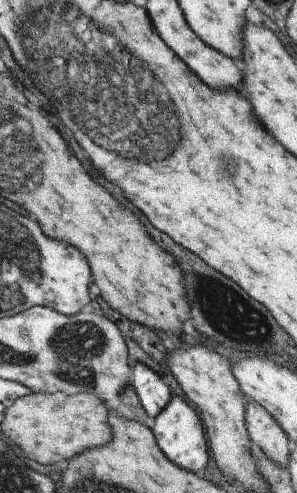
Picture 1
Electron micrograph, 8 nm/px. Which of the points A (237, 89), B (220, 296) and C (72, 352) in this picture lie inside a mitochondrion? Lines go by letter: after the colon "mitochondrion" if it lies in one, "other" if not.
A: other
B: mitochondrion
C: mitochondrion

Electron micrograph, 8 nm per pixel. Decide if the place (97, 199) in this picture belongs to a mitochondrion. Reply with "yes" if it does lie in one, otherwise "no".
no

